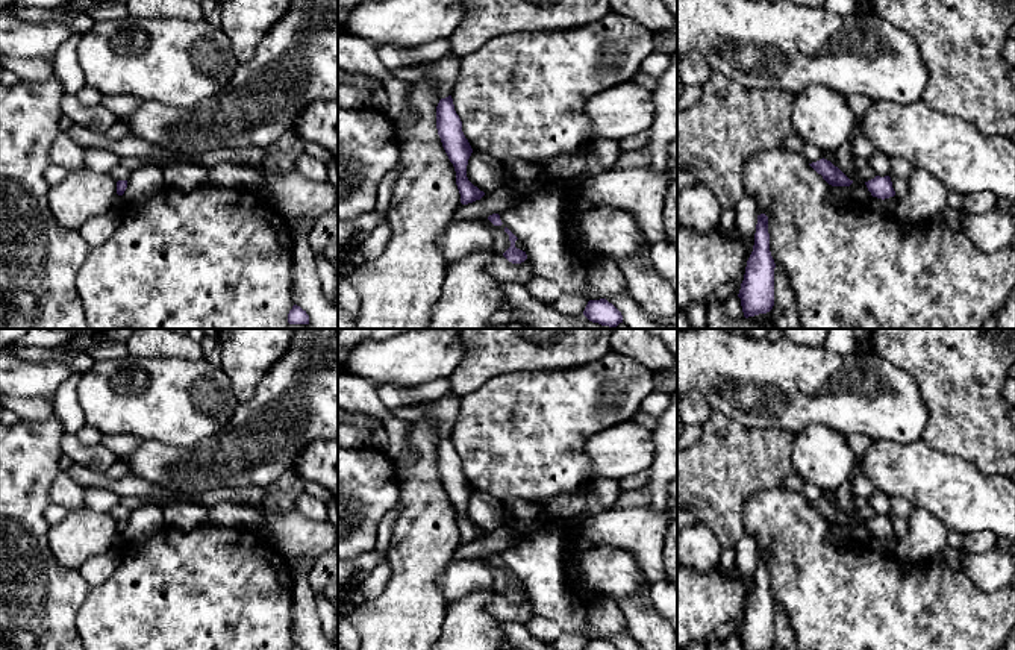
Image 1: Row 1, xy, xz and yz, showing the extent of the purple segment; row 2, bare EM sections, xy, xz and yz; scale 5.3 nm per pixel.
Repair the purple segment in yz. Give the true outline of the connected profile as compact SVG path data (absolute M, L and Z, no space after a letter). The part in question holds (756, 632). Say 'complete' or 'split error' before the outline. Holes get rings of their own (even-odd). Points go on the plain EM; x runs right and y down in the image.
complete; M757 555L754 585L747 600L738 636L742 650L771 650L774 645L774 598L770 591L768 556Z

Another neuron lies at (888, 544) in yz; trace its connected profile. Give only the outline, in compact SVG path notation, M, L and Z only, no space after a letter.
M871 536L868 541L862 542L862 544L870 550L895 555L897 541L898 539L895 536L889 536L885 539L877 538L877 536Z

